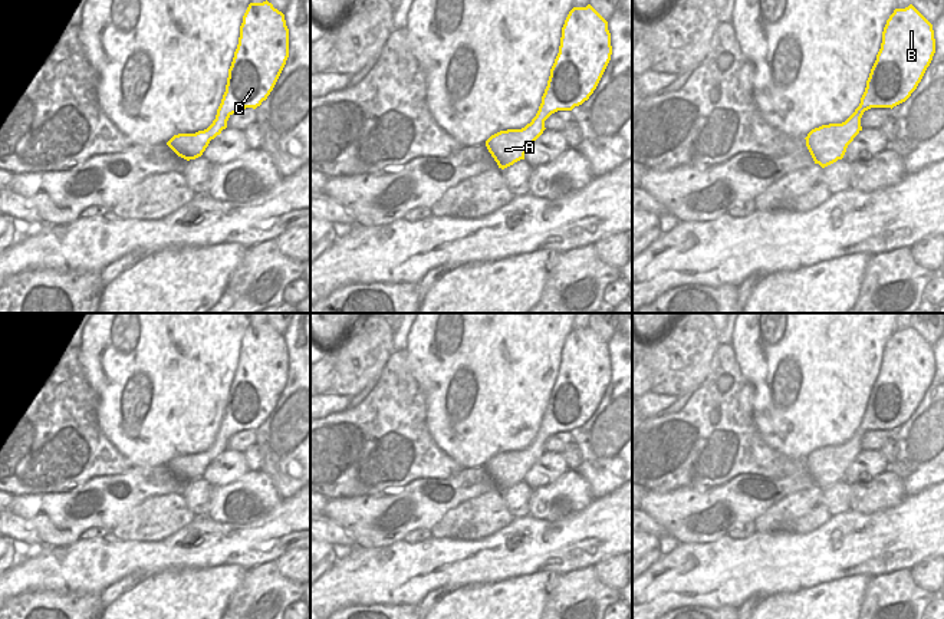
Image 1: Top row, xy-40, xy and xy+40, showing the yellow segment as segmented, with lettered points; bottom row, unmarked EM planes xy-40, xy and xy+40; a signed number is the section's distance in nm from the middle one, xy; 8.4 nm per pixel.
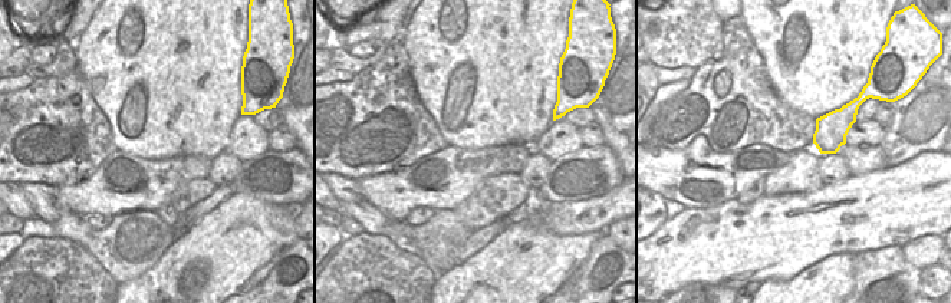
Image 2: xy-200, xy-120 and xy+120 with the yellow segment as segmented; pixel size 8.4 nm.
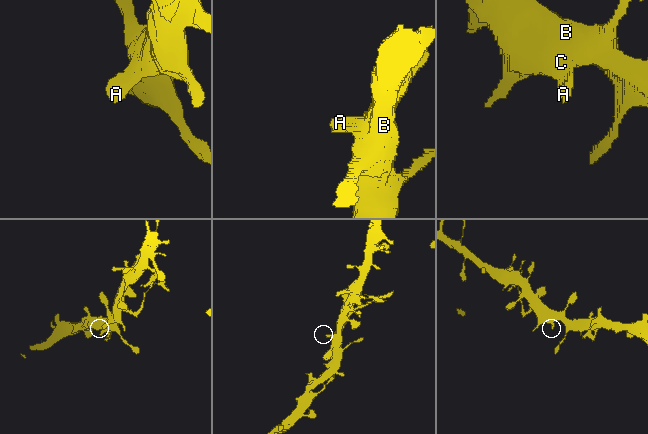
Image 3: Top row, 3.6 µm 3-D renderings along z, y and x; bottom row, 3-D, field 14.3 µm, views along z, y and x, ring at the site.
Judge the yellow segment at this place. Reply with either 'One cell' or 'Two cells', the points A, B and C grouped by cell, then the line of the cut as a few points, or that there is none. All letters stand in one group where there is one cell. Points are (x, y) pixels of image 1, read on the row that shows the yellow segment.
One cell. Groups: A B C. No split.

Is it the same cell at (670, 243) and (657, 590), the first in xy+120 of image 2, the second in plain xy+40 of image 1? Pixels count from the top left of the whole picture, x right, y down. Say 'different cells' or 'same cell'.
same cell

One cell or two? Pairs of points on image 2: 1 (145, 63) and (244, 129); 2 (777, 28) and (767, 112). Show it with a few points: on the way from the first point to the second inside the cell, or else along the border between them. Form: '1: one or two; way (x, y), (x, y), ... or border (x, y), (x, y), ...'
1: two; border (240, 114), (224, 150)
2: two; border (757, 52), (773, 91), (792, 109)

